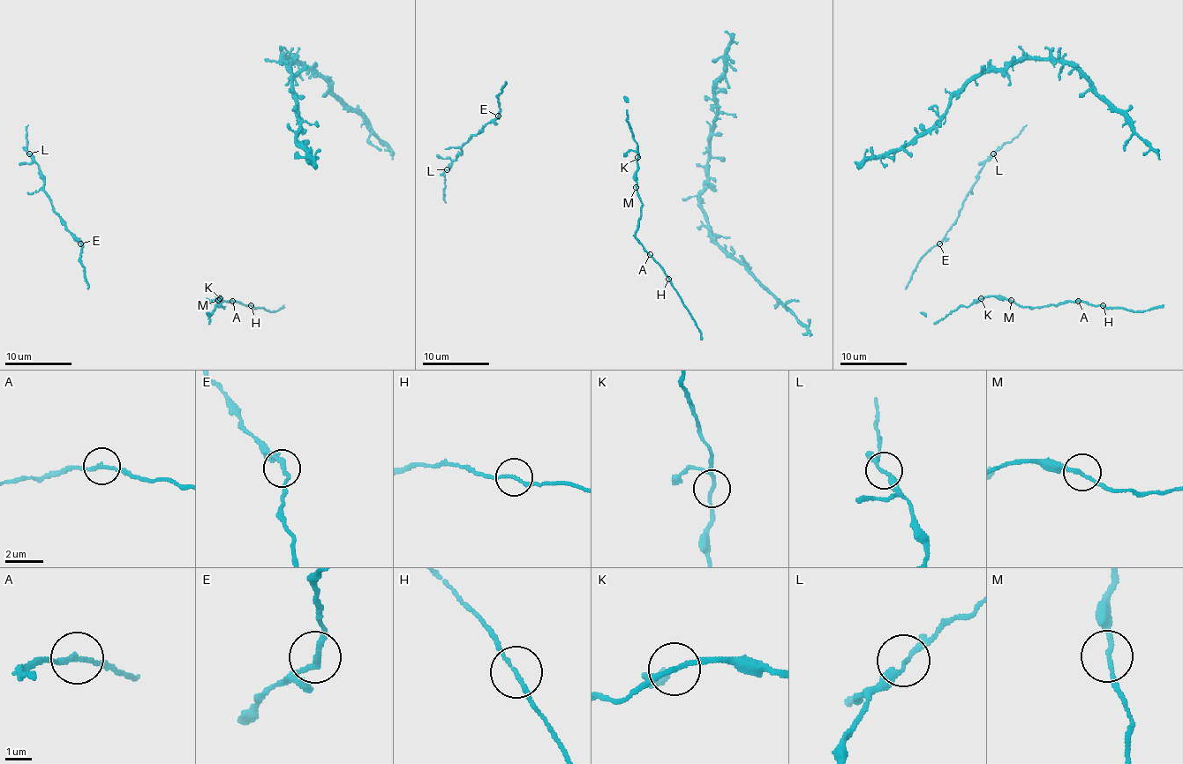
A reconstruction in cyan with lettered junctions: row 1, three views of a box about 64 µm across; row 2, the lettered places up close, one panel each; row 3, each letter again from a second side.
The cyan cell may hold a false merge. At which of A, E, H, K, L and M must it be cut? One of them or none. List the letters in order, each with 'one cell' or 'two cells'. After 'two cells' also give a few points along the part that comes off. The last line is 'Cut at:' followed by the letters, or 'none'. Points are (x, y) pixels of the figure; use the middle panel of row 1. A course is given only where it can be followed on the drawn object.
A: one cell
E: one cell
H: one cell
K: one cell
L: one cell
M: one cell
Cut at: none

